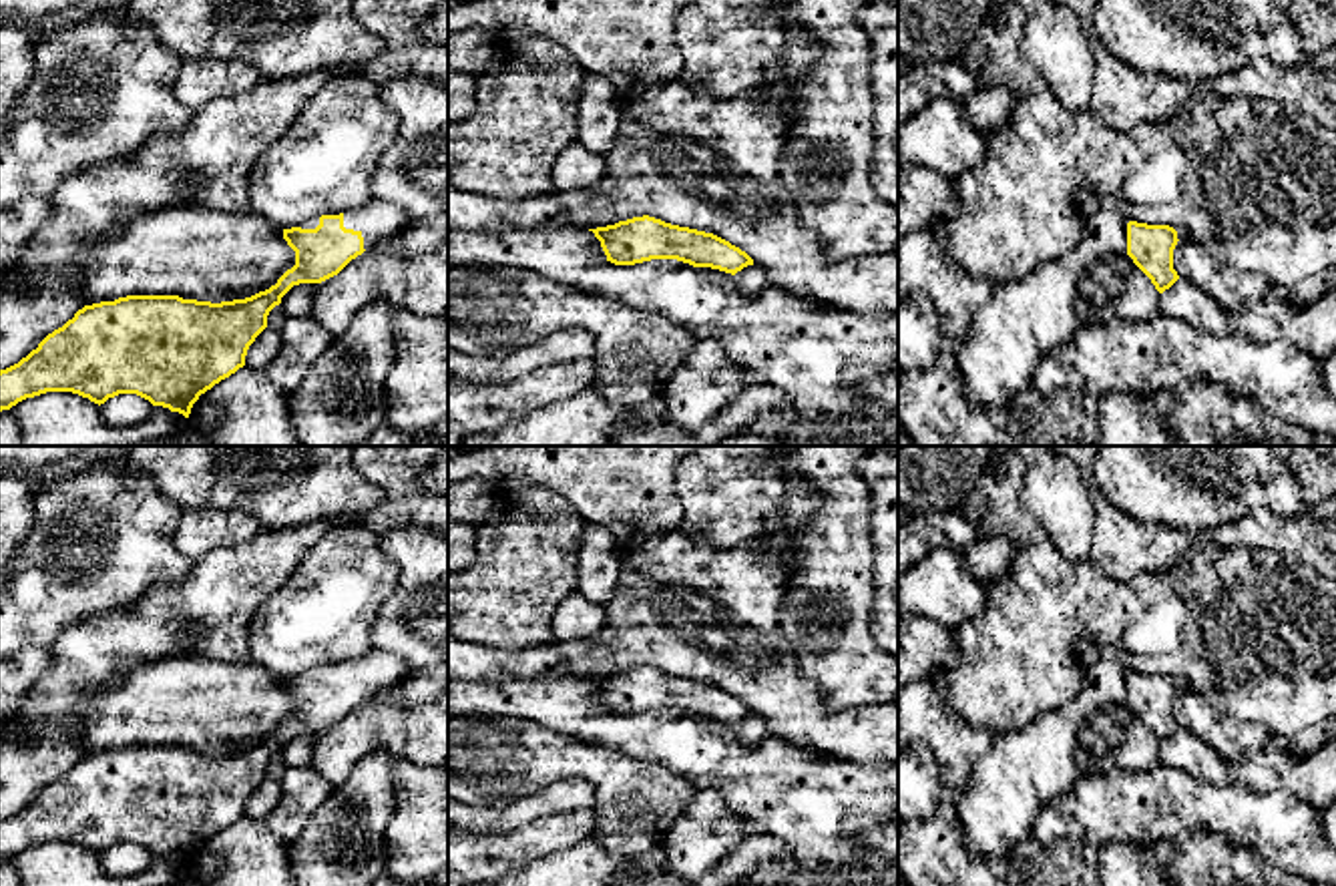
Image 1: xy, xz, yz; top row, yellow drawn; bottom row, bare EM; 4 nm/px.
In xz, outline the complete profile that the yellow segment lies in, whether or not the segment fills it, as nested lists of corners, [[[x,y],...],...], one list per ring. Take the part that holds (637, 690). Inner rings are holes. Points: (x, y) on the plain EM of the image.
[[[643,665],[615,675],[589,679],[601,691],[607,711],[635,715],[651,709],[677,709],[735,725],[753,709],[729,691]]]

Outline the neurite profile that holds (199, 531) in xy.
[[[183,508],[175,544],[189,559],[199,559],[219,546],[247,542],[265,526],[243,510]]]

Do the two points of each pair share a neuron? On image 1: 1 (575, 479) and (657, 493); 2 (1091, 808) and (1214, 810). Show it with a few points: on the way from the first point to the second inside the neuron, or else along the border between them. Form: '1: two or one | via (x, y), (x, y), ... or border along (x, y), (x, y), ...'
1: one | via (595, 479), (615, 479), (637, 489)
2: one | via (1122, 806), (1140, 794), (1174, 794), (1184, 802)

